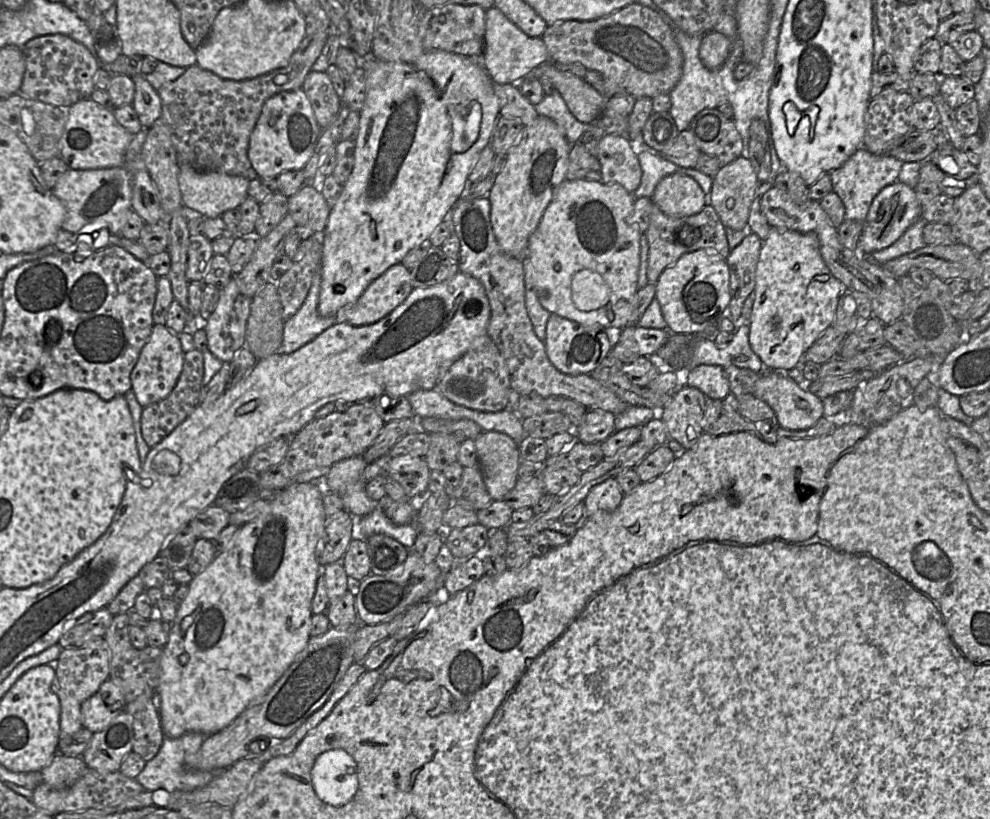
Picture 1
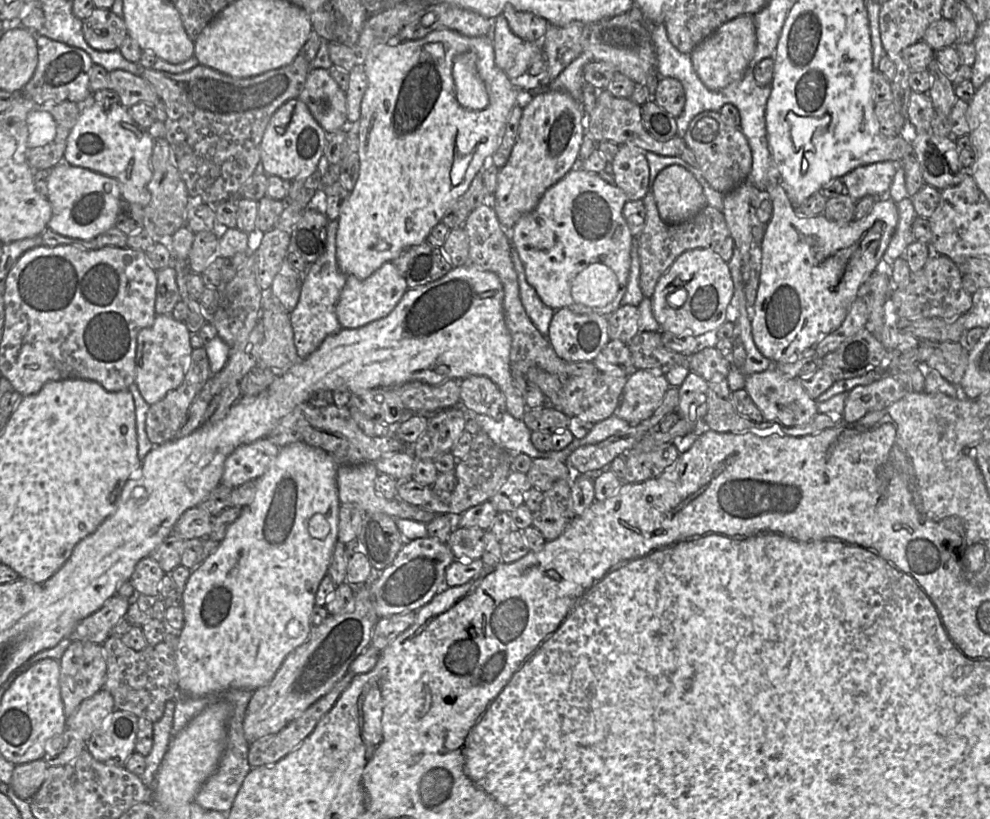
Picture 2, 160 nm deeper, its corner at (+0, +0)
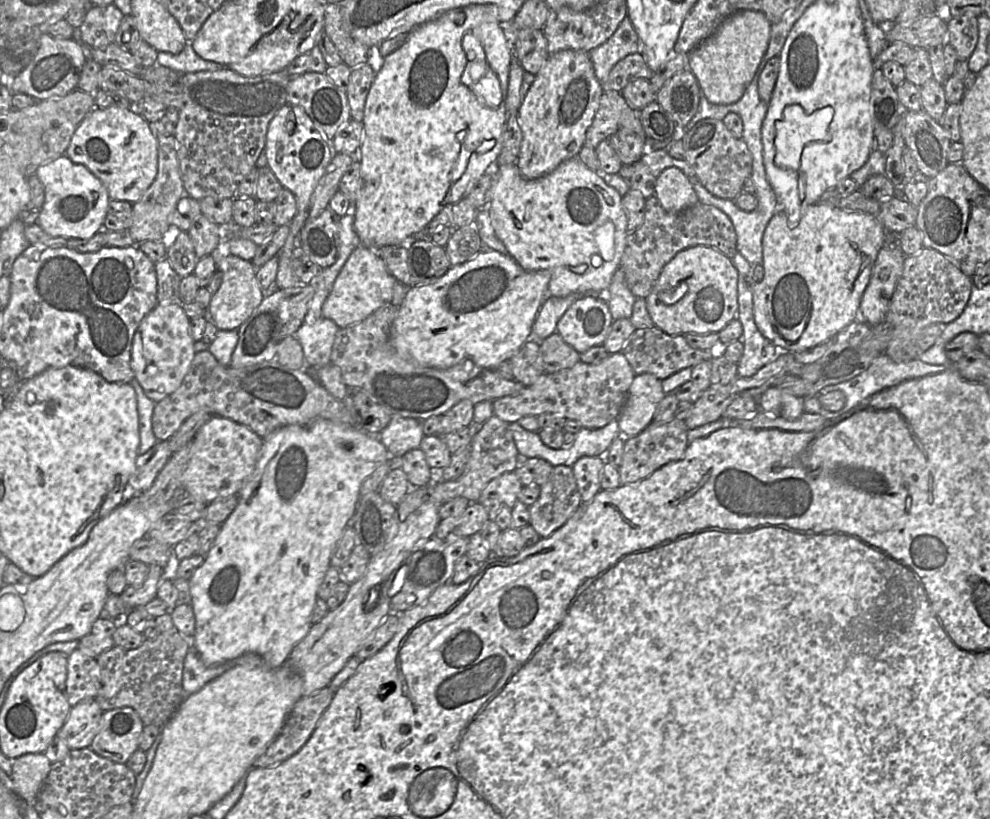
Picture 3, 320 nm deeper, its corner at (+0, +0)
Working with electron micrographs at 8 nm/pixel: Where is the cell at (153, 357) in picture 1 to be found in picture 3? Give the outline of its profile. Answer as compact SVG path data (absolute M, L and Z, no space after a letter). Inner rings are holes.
M157 304L144 317L133 338L131 366L134 377L153 402L164 399L181 385L196 353L194 343L190 334L190 318L183 304Z

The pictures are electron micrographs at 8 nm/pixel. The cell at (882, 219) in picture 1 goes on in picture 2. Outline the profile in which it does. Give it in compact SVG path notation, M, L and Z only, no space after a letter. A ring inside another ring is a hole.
M782 184L767 187L767 196L772 201L773 212L760 244L759 288L751 327L759 351L776 364L792 360L814 347L842 324L849 306L859 297L862 284L880 268L881 258L897 227L898 209L897 203L887 195L876 201L866 217L838 223L828 220L823 213L798 215Z

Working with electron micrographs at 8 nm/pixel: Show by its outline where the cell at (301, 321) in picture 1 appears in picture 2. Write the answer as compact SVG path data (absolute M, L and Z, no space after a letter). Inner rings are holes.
M329 220L325 250L316 262L310 264L303 275L303 283L299 301L290 313L294 332L294 342L300 359L305 359L315 352L326 337L339 333L343 328L340 325L336 305L340 293L346 283L347 275L343 274L336 259L337 220Z

